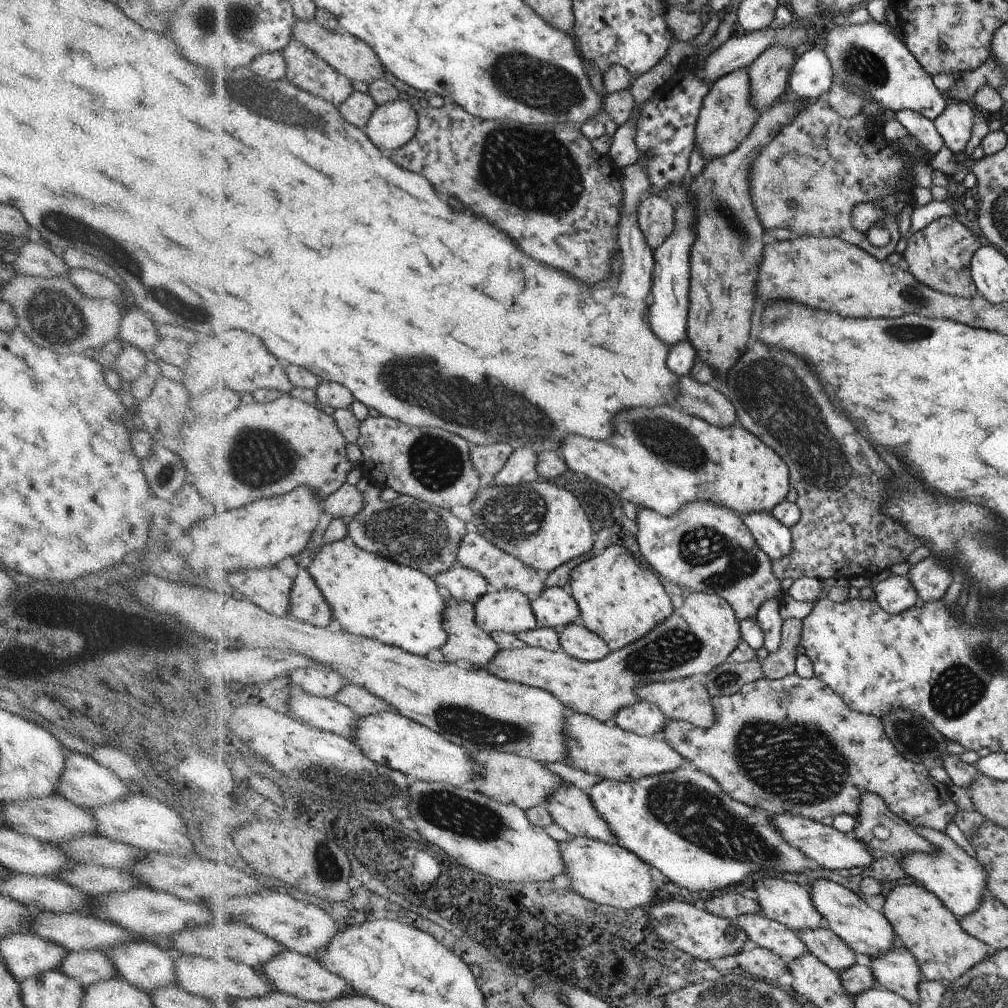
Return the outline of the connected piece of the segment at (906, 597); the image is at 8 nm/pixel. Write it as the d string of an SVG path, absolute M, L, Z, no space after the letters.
M890 575L873 587L875 600L888 614L900 614L918 602L918 594L907 575Z

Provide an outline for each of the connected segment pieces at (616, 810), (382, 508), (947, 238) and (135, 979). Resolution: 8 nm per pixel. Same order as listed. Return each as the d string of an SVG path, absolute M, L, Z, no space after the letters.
M685 765L672 773L645 777L634 781L603 779L586 791L603 818L611 826L617 844L639 856L643 862L656 867L670 881L690 892L714 892L744 882L762 870L774 874L806 872L811 861L806 854L790 846L770 822L771 812L749 807L731 798L720 784L703 771Z
M364 476L357 487L362 490L367 501L364 512L349 524L349 537L358 546L402 565L422 570L435 579L459 564L463 541L471 528L468 522L460 520L450 509L444 509L435 503L422 501L411 495L400 495L393 501L384 502L380 498L382 486Z
M945 216L928 224L922 230L908 234L903 257L908 262L908 271L921 283L945 295L972 298L978 295L978 288L971 275L971 261L982 242L956 217Z
M148 940L129 941L111 949L106 954L116 968L117 976L129 982L130 986L135 986L145 993L150 993L154 988L160 988L160 986L177 984L174 956Z

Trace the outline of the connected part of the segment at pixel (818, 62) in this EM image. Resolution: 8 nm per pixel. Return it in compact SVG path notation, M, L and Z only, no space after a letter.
M809 46L801 50L790 74L792 93L807 101L825 98L833 85L834 71L822 48Z

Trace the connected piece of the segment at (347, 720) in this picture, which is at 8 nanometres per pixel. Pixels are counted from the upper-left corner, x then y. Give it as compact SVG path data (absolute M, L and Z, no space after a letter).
M302 688L298 692L294 692L292 698L292 710L300 719L310 723L314 727L326 730L330 733L342 735L343 738L356 739L357 733L361 726L360 716L350 706L339 702L336 697L320 697L312 695Z

